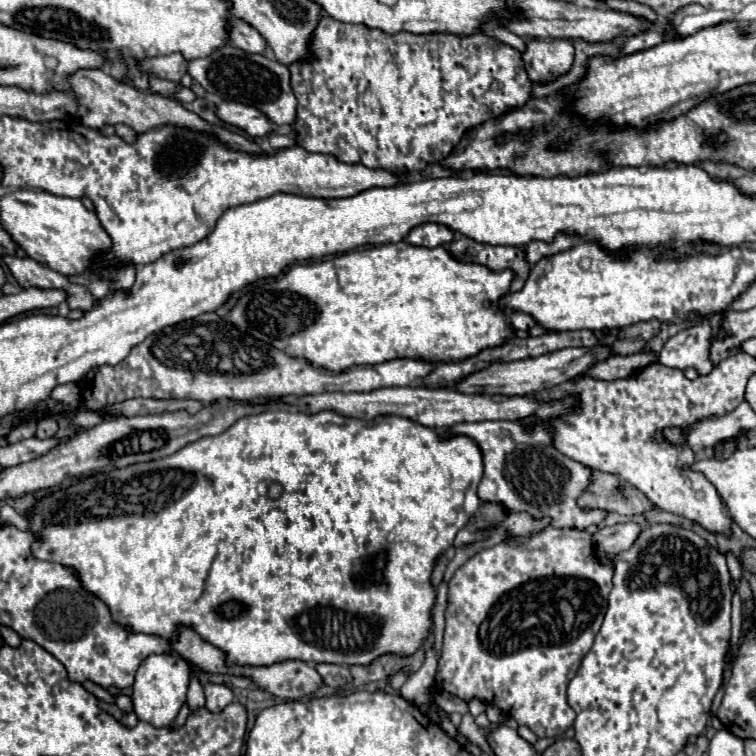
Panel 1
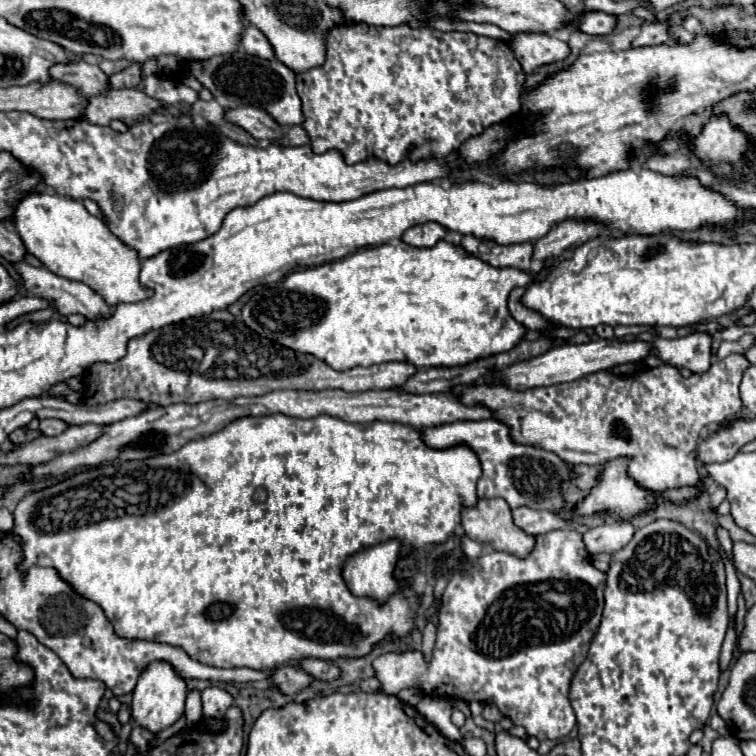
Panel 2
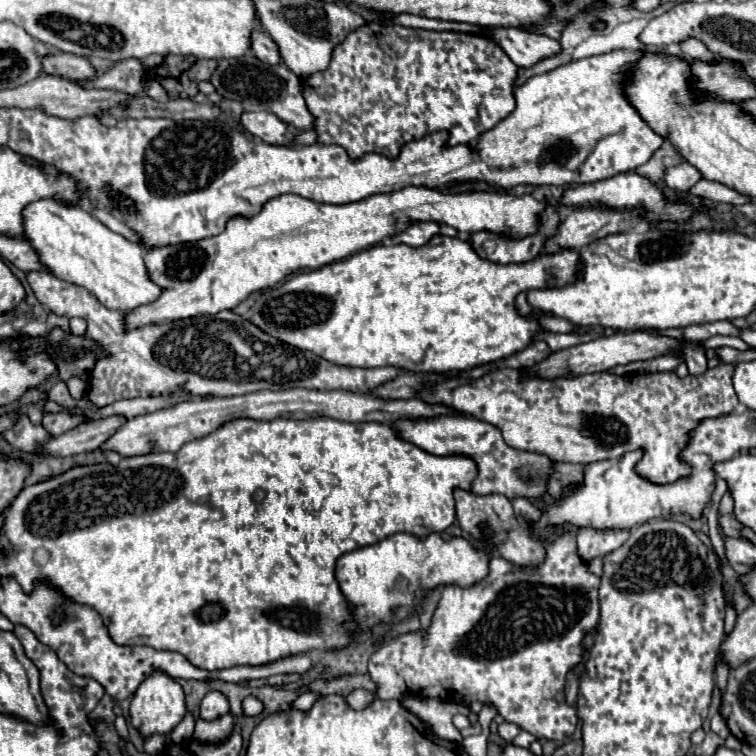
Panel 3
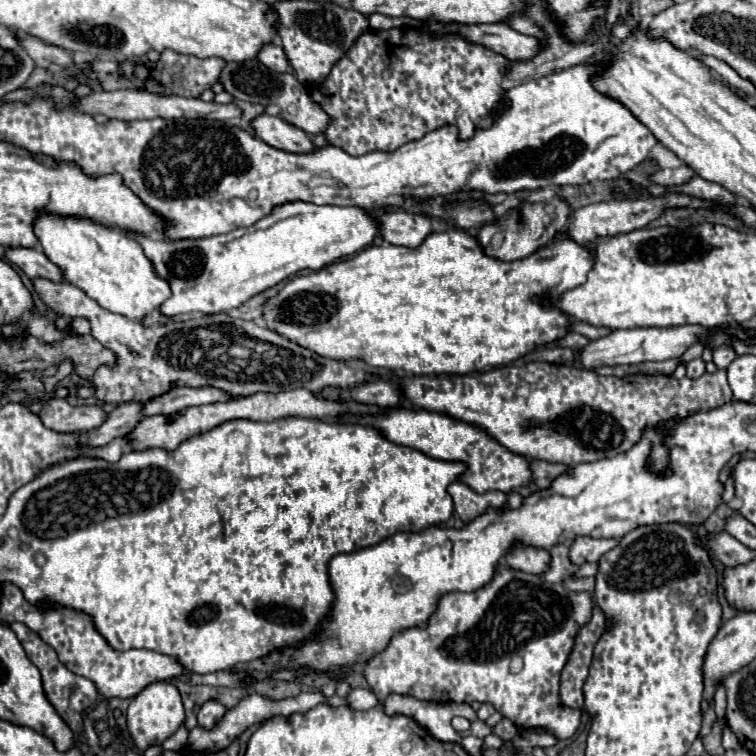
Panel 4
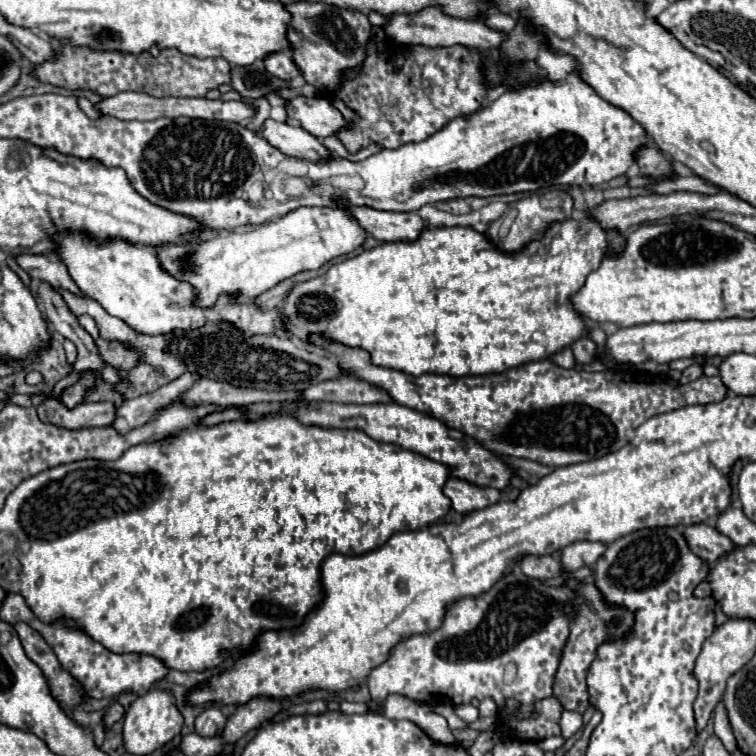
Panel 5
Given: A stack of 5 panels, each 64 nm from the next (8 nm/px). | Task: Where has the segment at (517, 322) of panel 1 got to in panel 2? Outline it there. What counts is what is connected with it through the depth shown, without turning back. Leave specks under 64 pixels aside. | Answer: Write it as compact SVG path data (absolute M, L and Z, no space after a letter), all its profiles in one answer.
M514 288L508 298L508 309L512 318L522 324L524 328L528 330L542 330L546 326L550 326L540 314L536 314L534 310L528 310L526 306L522 306L520 302L522 294L524 294L524 288Z

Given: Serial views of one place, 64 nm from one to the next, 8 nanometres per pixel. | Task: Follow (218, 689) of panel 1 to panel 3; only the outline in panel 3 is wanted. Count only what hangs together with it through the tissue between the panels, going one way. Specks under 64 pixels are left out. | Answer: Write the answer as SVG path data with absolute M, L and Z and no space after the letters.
M210 690L200 702L200 718L204 718L204 720L214 720L228 712L230 712L228 698L218 690Z

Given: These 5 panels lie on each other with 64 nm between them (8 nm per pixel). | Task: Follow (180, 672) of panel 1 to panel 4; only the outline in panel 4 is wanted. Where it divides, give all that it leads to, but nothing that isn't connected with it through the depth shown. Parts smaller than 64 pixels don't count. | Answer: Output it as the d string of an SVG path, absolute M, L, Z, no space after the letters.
M156 680L148 684L140 694L136 694L128 706L128 732L134 740L134 744L140 750L146 750L150 744L160 744L168 736L172 736L178 726L184 722L184 706L182 706L182 696L178 688L172 682L162 682Z

